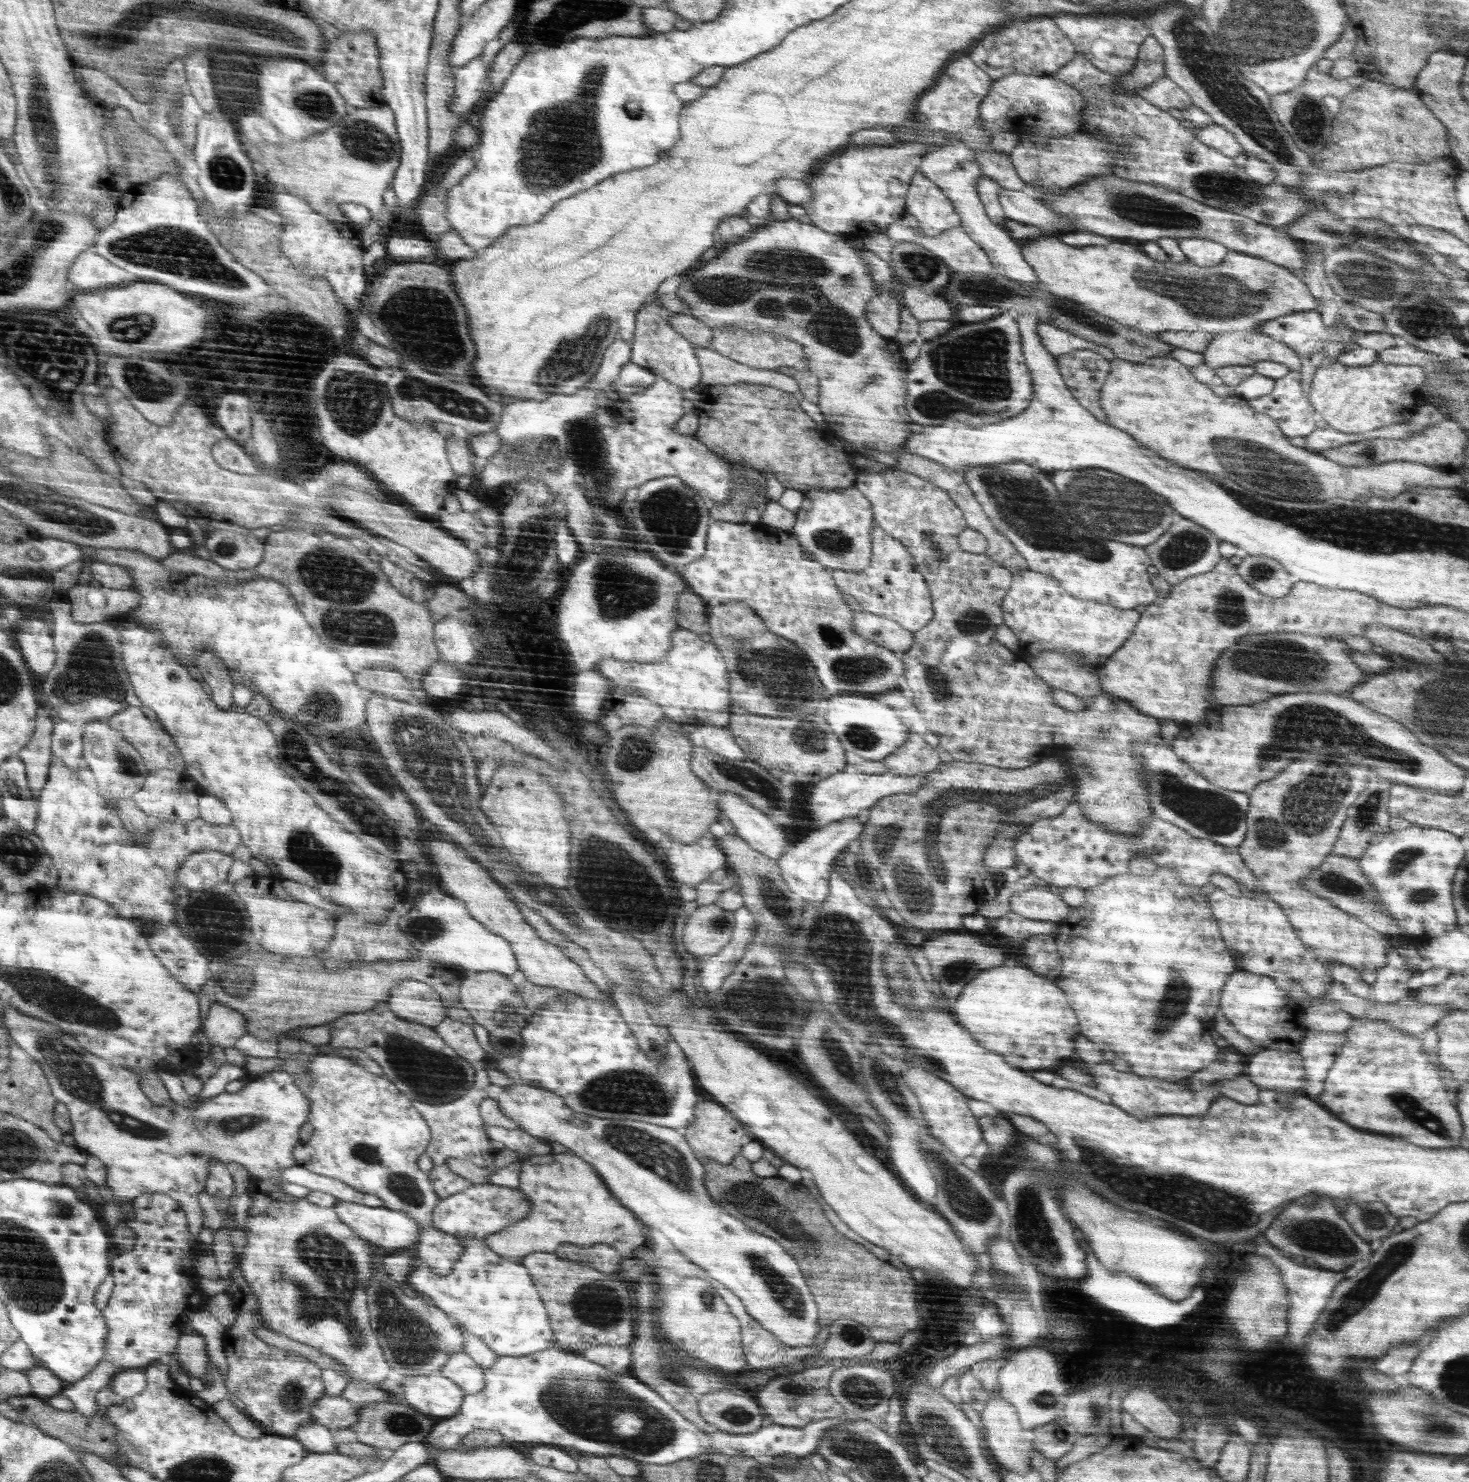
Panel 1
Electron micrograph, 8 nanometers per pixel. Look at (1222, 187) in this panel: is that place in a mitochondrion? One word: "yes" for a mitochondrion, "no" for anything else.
yes

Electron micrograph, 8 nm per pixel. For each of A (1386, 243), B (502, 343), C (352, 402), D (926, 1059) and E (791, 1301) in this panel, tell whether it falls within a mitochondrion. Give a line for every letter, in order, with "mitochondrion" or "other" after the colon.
A: mitochondrion
B: other
C: mitochondrion
D: mitochondrion
E: mitochondrion

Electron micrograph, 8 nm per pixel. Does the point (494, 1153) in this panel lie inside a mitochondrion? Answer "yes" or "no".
no

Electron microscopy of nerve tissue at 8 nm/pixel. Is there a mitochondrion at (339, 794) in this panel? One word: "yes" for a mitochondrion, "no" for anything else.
yes

